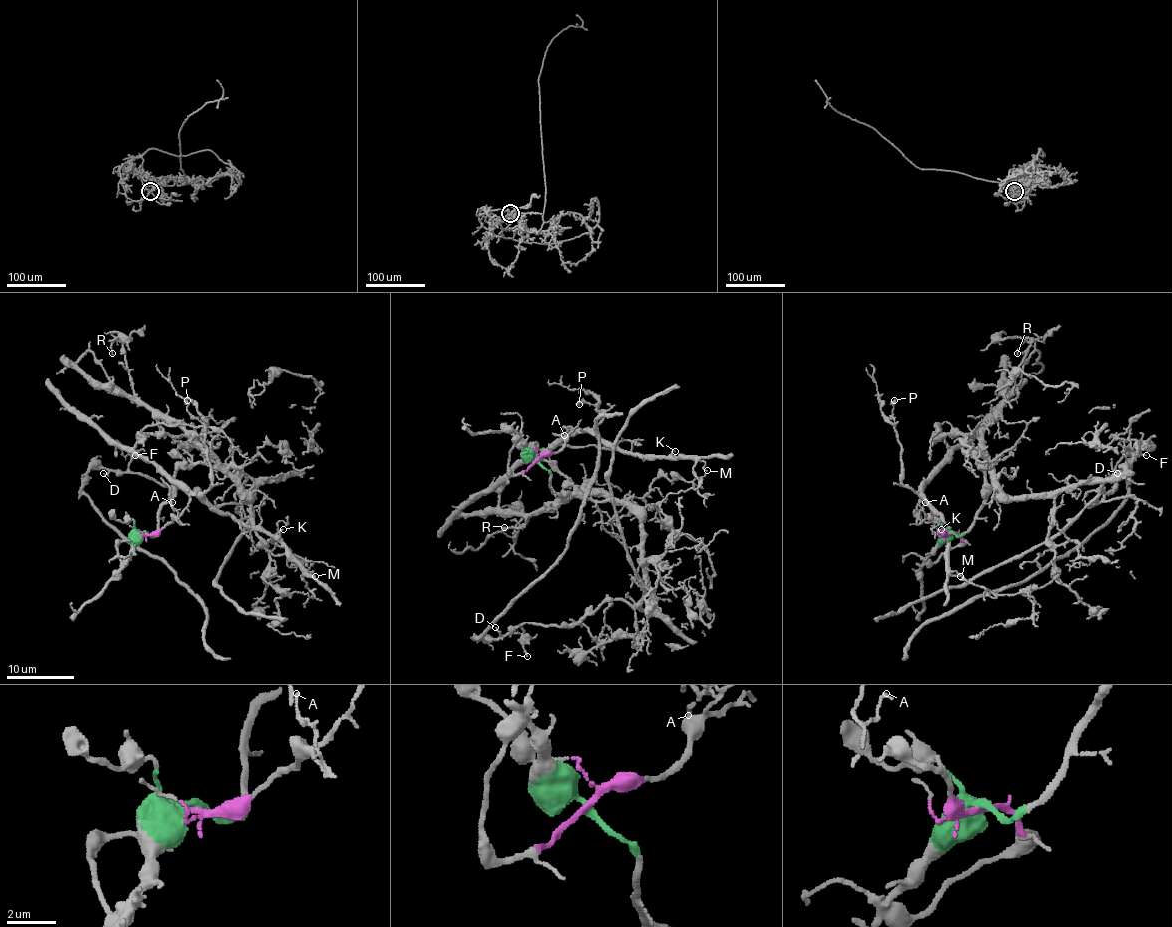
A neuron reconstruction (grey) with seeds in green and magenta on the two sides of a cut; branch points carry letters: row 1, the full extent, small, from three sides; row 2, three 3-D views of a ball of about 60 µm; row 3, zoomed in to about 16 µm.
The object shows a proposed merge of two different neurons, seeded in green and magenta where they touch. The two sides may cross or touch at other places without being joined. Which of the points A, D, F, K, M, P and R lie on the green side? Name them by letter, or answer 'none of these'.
D, F, R

